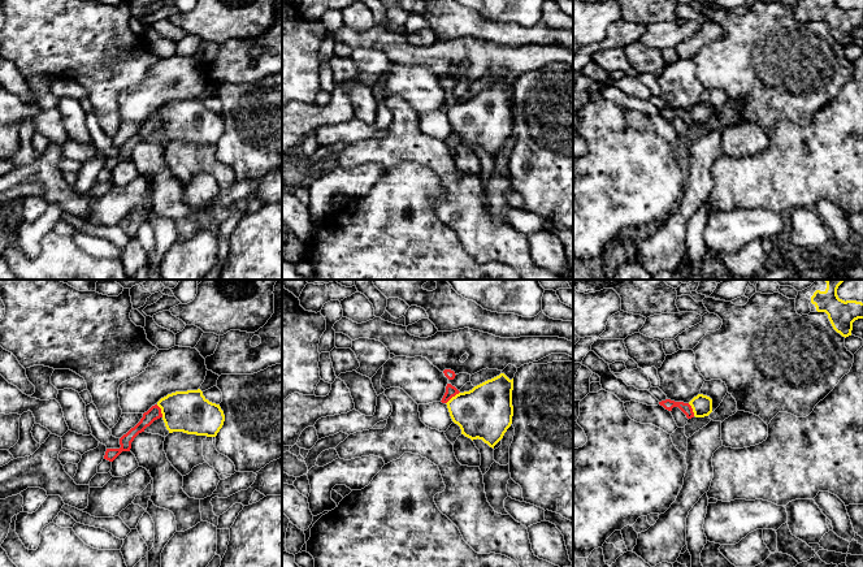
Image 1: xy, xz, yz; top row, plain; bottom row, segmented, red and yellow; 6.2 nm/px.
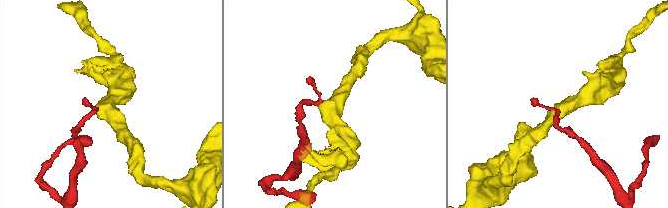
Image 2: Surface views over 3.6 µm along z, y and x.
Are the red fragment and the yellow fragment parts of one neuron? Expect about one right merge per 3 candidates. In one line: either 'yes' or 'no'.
no

